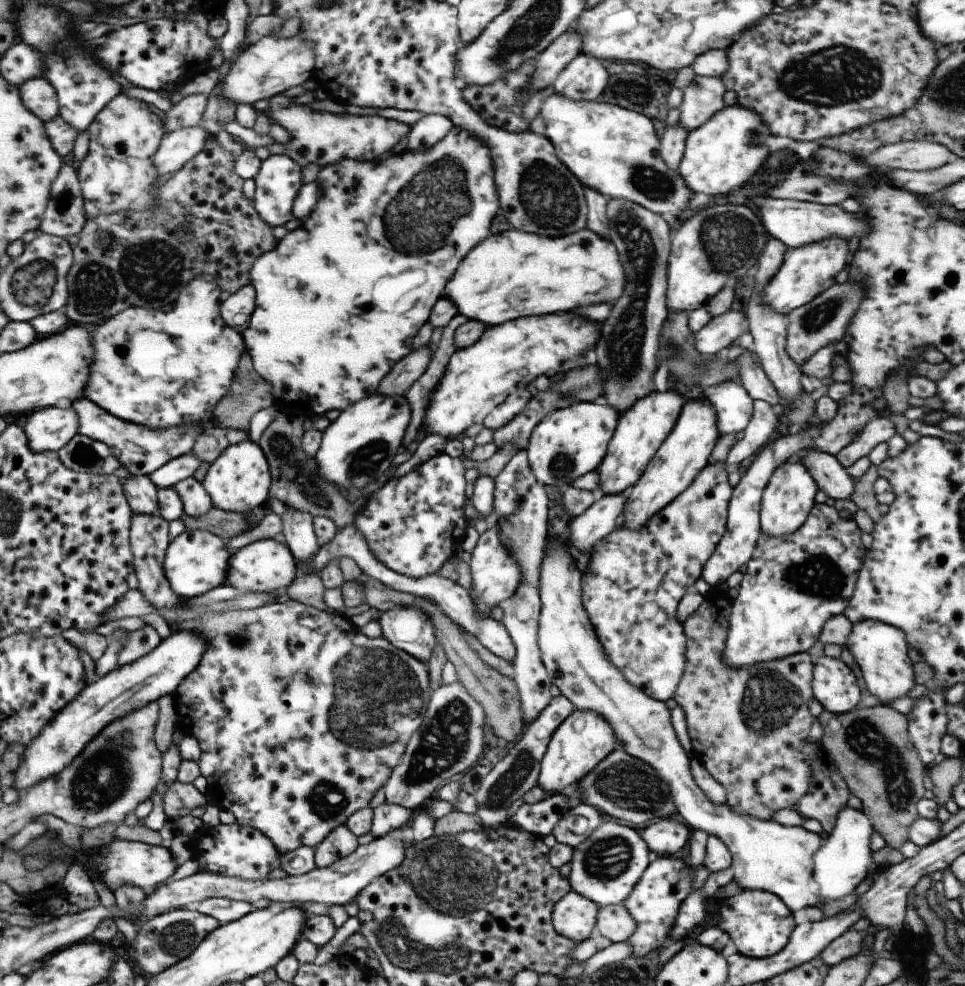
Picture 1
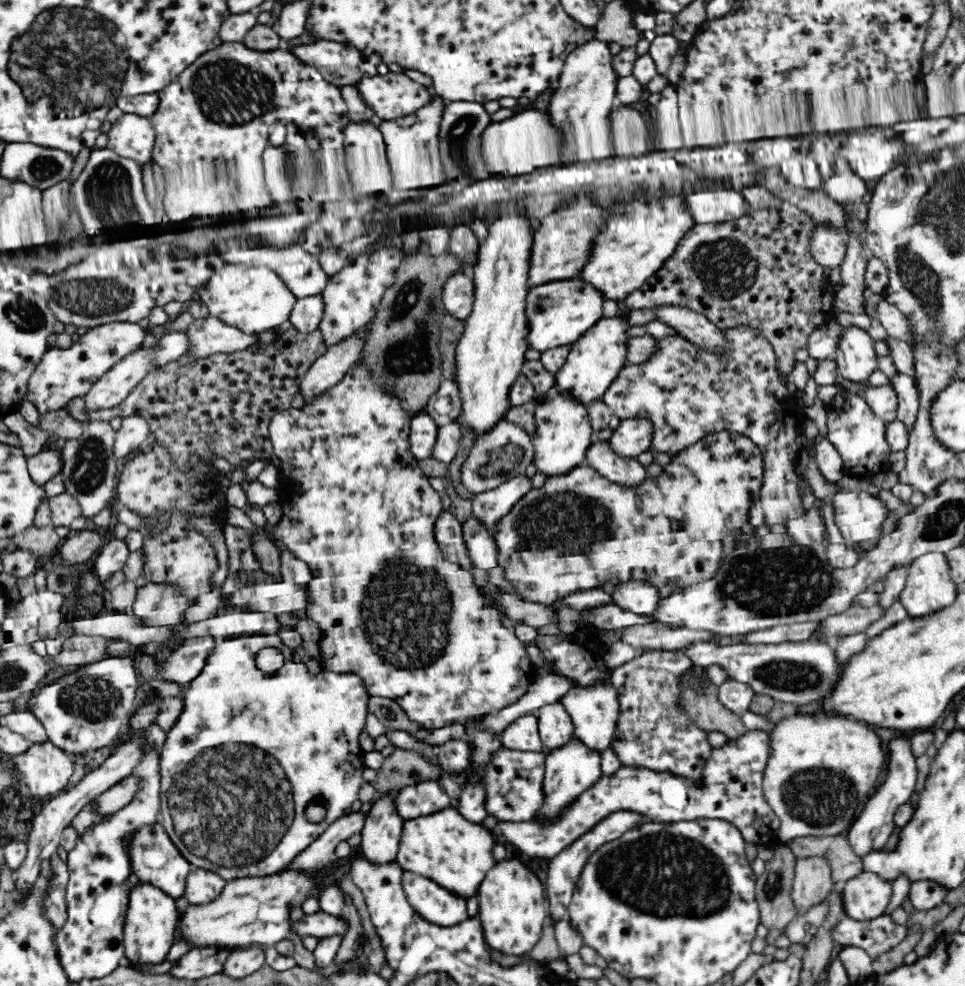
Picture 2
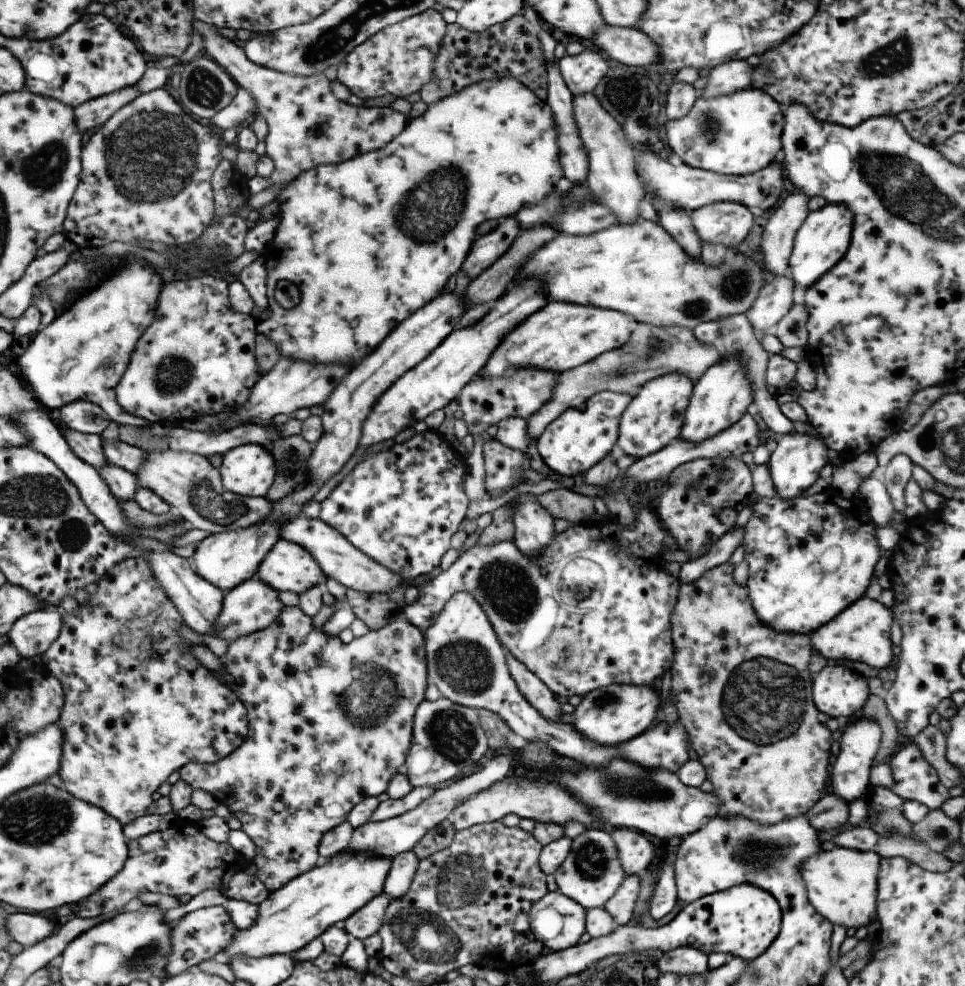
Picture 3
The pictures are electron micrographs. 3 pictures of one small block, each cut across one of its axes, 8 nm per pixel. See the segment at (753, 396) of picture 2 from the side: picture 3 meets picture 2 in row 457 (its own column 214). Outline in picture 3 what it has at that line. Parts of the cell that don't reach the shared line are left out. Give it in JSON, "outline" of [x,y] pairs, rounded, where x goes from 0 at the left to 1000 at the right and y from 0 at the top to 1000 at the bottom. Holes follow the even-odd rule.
{"outline":[[[294,615],[291,617],[291,621],[289,621],[289,625],[283,629],[283,631],[279,632],[279,635],[273,637],[273,639],[267,639],[266,641],[261,641],[260,643],[255,643],[254,645],[249,645],[244,649],[240,649],[235,654],[235,658],[233,659],[233,663],[231,663],[231,667],[228,667],[229,677],[231,677],[231,688],[233,688],[234,696],[240,699],[246,708],[250,711],[250,714],[254,717],[254,722],[258,724],[258,746],[254,748],[254,753],[249,755],[239,765],[235,765],[235,767],[231,768],[229,771],[225,771],[225,773],[220,773],[217,775],[204,775],[204,773],[196,773],[196,775],[192,775],[190,779],[184,781],[185,791],[192,793],[192,795],[196,795],[199,800],[208,800],[212,803],[216,803],[221,807],[221,809],[226,813],[227,818],[229,819],[229,824],[232,826],[241,826],[246,832],[250,835],[250,840],[255,848],[262,854],[264,858],[264,867],[260,871],[260,874],[264,877],[264,889],[273,897],[275,903],[277,905],[285,905],[288,901],[291,901],[296,895],[299,895],[303,890],[310,888],[310,886],[314,886],[314,884],[318,884],[318,882],[322,882],[322,880],[326,879],[326,874],[332,869],[330,865],[330,856],[333,852],[333,849],[337,844],[343,842],[346,838],[353,836],[353,834],[359,832],[360,825],[370,815],[373,811],[376,811],[378,808],[387,807],[390,808],[392,805],[396,805],[399,803],[401,796],[403,795],[403,791],[407,789],[407,786],[411,783],[415,783],[418,780],[421,765],[424,761],[424,757],[426,757],[426,740],[427,740],[427,732],[430,719],[432,715],[439,709],[439,702],[441,701],[442,694],[442,678],[440,671],[440,651],[438,651],[438,642],[433,639],[431,635],[424,633],[424,631],[420,631],[420,629],[405,629],[400,634],[397,634],[394,637],[384,638],[380,643],[376,643],[376,645],[366,647],[362,652],[355,653],[352,651],[348,645],[339,645],[337,641],[333,641],[333,639],[328,639],[328,637],[324,637],[322,635],[322,627],[320,625],[316,625],[310,616],[298,616]]]}

